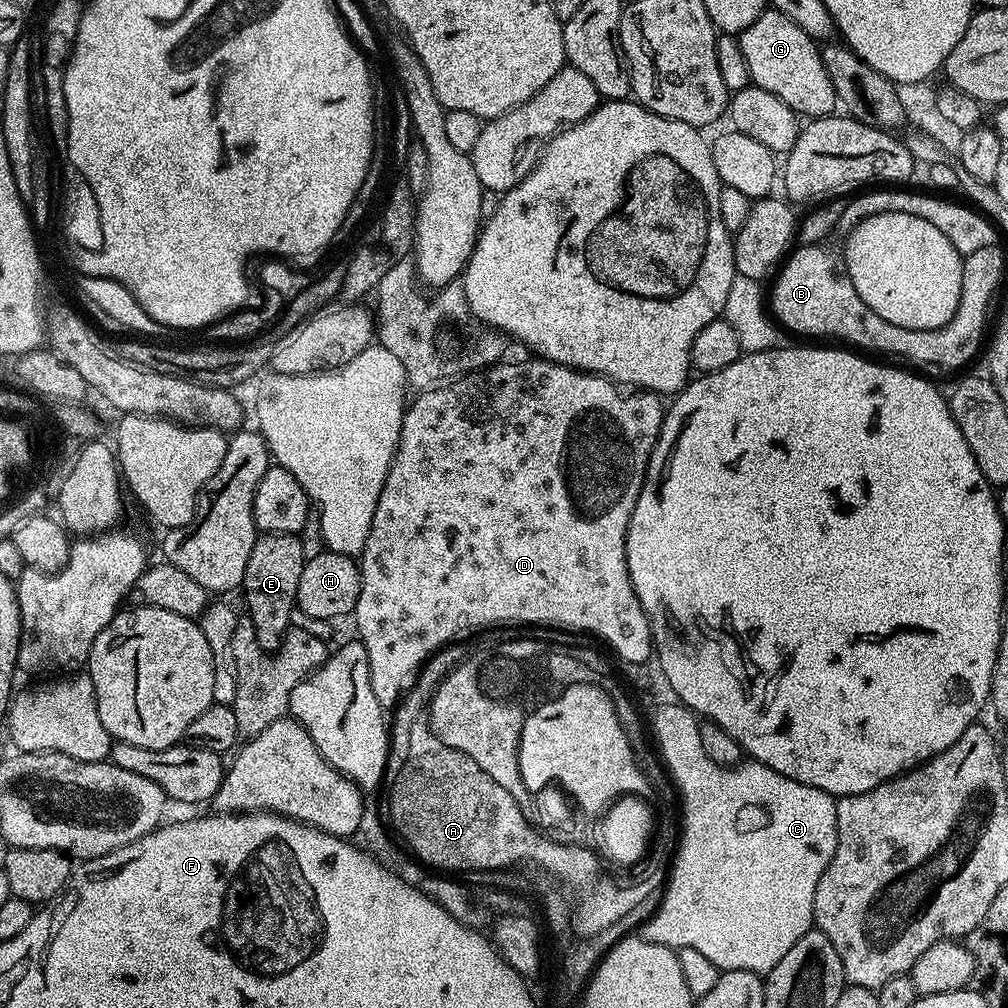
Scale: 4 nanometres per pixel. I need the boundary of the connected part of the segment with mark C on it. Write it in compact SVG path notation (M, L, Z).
M679 702L671 703L664 704L657 710L656 717L652 720L652 726L650 722L650 728L652 732L653 730L656 731L656 740L660 743L658 752L662 757L662 763L667 769L667 773L678 789L679 803L681 805L684 803L684 810L682 806L682 835L678 840L678 851L675 853L674 863L671 865L670 875L666 880L664 895L658 904L660 909L645 922L642 935L646 942L661 944L673 950L681 948L698 950L705 958L710 958L710 962L714 962L714 966L718 966L726 972L730 970L750 970L751 972L766 974L770 970L774 970L774 966L778 966L778 962L782 962L782 958L786 958L790 946L794 946L794 942L798 942L798 938L802 938L802 934L806 934L813 927L814 890L818 886L818 878L822 878L830 858L834 858L834 850L836 849L836 839L838 838L838 826L836 825L837 797L818 790L814 786L794 782L794 778L786 778L786 774L778 774L778 770L770 770L770 766L760 764L754 759L741 762L734 768L723 768L714 762L710 762L710 758L706 758L706 750L702 750L700 724L696 713Z

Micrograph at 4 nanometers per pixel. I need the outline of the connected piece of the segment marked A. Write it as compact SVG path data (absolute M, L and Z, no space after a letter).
M453 642L443 648L439 648L429 658L416 674L412 687L403 693L402 699L394 709L394 715L390 720L390 751L388 753L387 768L392 771L392 820L396 820L396 828L412 840L412 845L407 849L419 863L429 864L432 870L439 870L444 874L456 874L454 872L492 872L496 867L516 868L519 860L540 860L540 864L548 864L552 872L558 873L560 880L572 883L574 890L571 895L577 900L576 909L570 916L570 923L580 927L580 932L596 932L596 928L604 928L604 924L612 924L620 912L628 912L636 900L644 900L644 892L652 888L654 878L644 880L644 884L636 884L636 888L612 888L608 880L600 877L596 872L596 860L592 860L591 847L585 852L579 852L577 848L552 848L544 836L534 840L536 848L528 848L530 844L529 834L524 827L524 820L518 814L504 816L503 795L498 793L497 781L490 778L490 774L480 772L472 760L464 760L458 752L448 751L436 740L428 740L424 736L424 724L416 724L420 720L420 708L424 708L424 700L428 700L432 688L436 688L436 680L447 678L456 667L466 659L466 651L460 642Z

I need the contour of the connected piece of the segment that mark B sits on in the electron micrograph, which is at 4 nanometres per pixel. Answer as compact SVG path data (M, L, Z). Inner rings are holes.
M800 244L793 247L779 265L775 280L776 285L770 288L770 312L790 331L801 332L804 336L833 336L836 339L833 341L843 342L856 350L889 352L892 356L901 356L901 361L912 362L914 338L918 338L918 334L894 326L894 322L886 322L886 318L878 318L878 314L858 298L858 290L854 290L847 275L842 274L837 257L835 260L824 246Z

